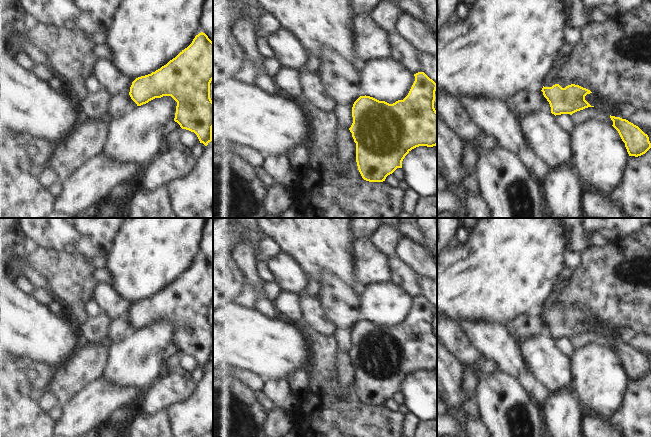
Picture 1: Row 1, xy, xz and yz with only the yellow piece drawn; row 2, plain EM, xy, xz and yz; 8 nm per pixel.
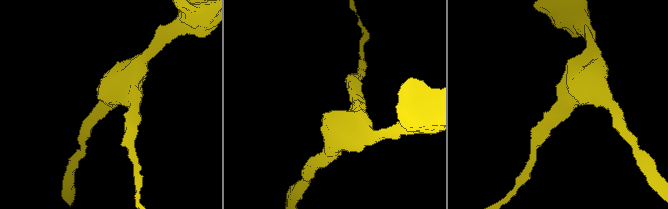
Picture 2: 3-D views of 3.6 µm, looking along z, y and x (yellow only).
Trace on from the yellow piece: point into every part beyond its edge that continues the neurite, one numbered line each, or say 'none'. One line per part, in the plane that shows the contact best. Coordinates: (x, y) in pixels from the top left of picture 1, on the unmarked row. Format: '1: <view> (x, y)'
none

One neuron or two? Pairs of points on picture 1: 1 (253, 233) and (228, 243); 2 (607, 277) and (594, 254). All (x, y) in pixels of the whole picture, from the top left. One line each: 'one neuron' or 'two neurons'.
1: one neuron
2: one neuron

